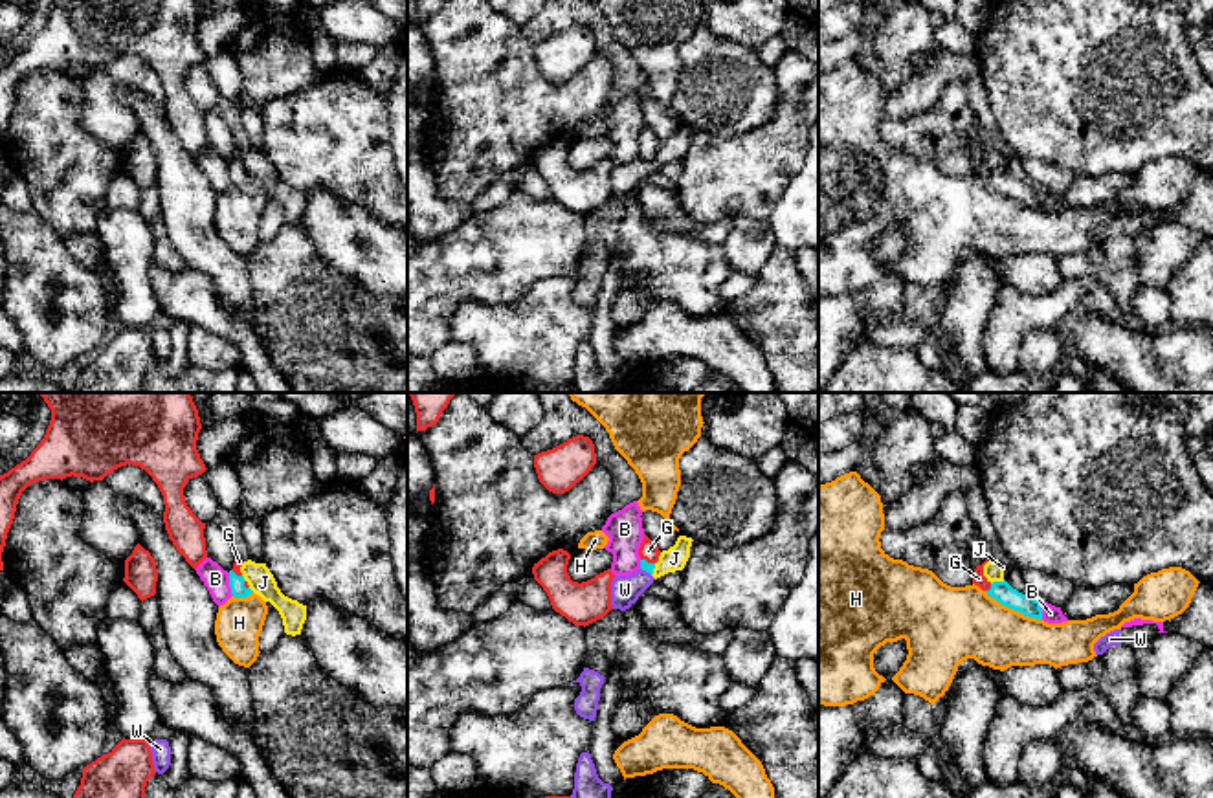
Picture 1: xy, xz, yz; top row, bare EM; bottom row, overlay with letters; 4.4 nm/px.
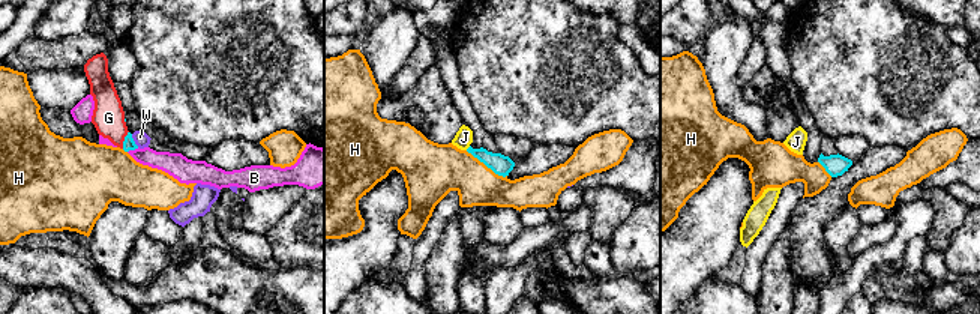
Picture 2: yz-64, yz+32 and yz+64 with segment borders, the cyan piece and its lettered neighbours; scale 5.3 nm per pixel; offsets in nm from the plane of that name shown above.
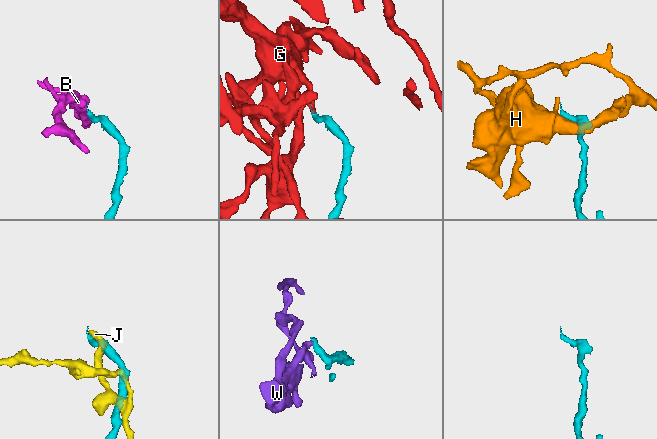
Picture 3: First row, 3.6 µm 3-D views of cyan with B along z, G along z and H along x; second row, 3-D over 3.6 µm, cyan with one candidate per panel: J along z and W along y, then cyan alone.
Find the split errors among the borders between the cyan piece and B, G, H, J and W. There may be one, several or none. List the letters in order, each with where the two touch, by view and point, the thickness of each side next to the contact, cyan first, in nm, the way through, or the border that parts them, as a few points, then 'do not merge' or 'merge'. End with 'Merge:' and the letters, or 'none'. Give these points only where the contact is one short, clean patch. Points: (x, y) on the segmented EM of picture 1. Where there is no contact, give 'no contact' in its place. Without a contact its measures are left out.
B: xy (230, 584) | 60/110 nm | along xy (228, 573), (233, 595) | do not merge
G: yz (991, 587) | 90/60 nm | across yz (1001, 591), (991, 587), (979, 578) | merge
H: yz (1013, 609) | 90/320 nm | do not merge
J: yz (997, 582) | 90/90 nm | along yz (1004, 580), (991, 584) | do not merge
W: xz (646, 571) | 50/130 nm | along xz (641, 567), (650, 575) | do not merge
Merge: G

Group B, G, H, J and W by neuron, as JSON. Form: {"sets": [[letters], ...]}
{"sets": [["B"], ["G"], ["H"], ["J", "W"]]}

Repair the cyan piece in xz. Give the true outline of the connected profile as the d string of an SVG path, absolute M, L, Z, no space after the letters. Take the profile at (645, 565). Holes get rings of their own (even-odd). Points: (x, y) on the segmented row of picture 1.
M644 534L644 539L639 549L640 569L653 574L655 563L659 561L659 547Z

